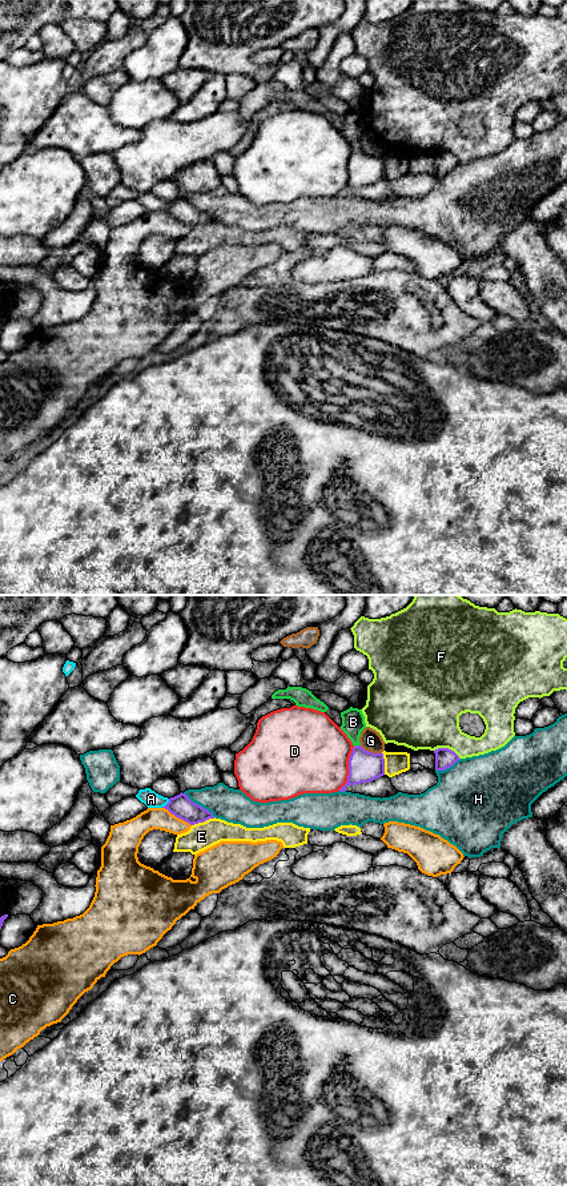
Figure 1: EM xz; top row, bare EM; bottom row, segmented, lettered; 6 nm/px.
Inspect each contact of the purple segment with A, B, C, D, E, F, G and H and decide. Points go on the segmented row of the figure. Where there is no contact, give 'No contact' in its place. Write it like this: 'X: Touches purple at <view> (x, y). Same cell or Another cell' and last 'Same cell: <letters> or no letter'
A: Touches purple at xz (167, 804). Another cell
B: Touches purple at xz (357, 746). Same cell
C: Touches purple at xz (177, 816). Another cell
D: Touches purple at xz (349, 768). Another cell
E: Touches purple at xz (202, 821). Another cell
F: Touches purple at xz (447, 748). Another cell
G: Touches purple at xz (370, 752). Another cell
H: Touches purple at xz (200, 805). Another cell
Same cell: B

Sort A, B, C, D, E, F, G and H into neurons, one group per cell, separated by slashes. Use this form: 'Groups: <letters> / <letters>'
Groups: A / B / C / D / E / F / G / H

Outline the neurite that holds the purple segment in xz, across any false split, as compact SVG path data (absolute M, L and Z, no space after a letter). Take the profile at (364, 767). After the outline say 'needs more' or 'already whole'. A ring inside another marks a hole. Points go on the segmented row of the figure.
M350 707L341 712L341 729L351 740L354 748L349 759L349 776L346 784L339 789L346 791L347 785L370 783L385 775L383 753L373 753L361 747L359 736L366 728L365 716L361 709Z | needs more

